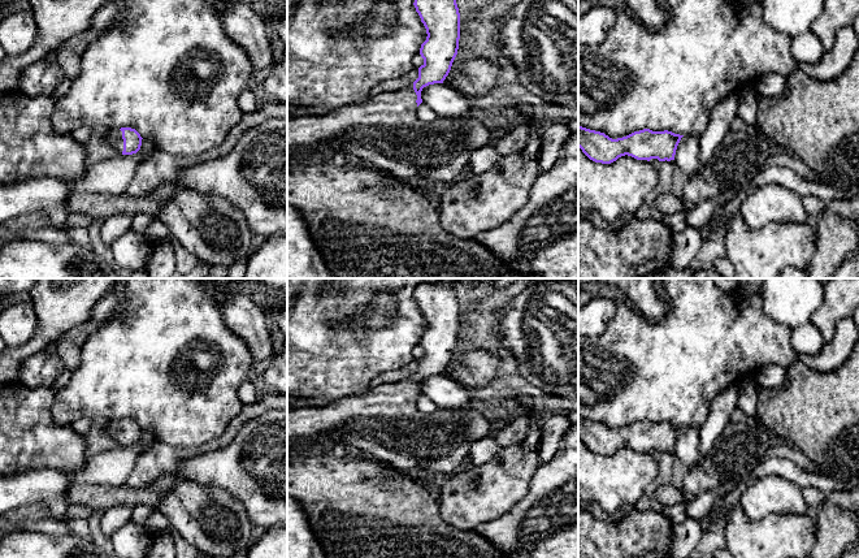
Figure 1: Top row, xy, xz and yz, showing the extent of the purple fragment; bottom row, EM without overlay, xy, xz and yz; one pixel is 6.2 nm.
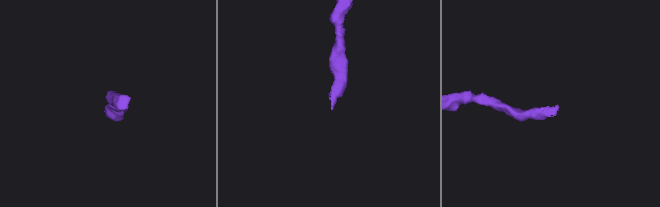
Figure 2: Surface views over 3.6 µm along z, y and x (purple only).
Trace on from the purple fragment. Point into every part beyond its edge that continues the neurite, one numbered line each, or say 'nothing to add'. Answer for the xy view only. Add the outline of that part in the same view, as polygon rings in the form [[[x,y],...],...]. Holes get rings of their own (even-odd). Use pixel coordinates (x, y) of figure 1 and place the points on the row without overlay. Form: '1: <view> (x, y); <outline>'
1: xy (115, 427); [[[109,420],[105,431],[116,442],[123,442],[122,423],[120,420]]]

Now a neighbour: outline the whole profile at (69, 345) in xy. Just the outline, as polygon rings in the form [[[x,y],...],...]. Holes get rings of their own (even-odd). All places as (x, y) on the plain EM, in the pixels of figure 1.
[[[95,320],[84,321],[64,333],[57,345],[57,355],[66,369],[75,371],[81,362],[81,351],[86,339],[99,329],[101,324]]]

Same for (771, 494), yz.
[[[778,475],[750,481],[742,488],[739,506],[752,520],[771,514],[806,514],[807,503],[802,489]]]

